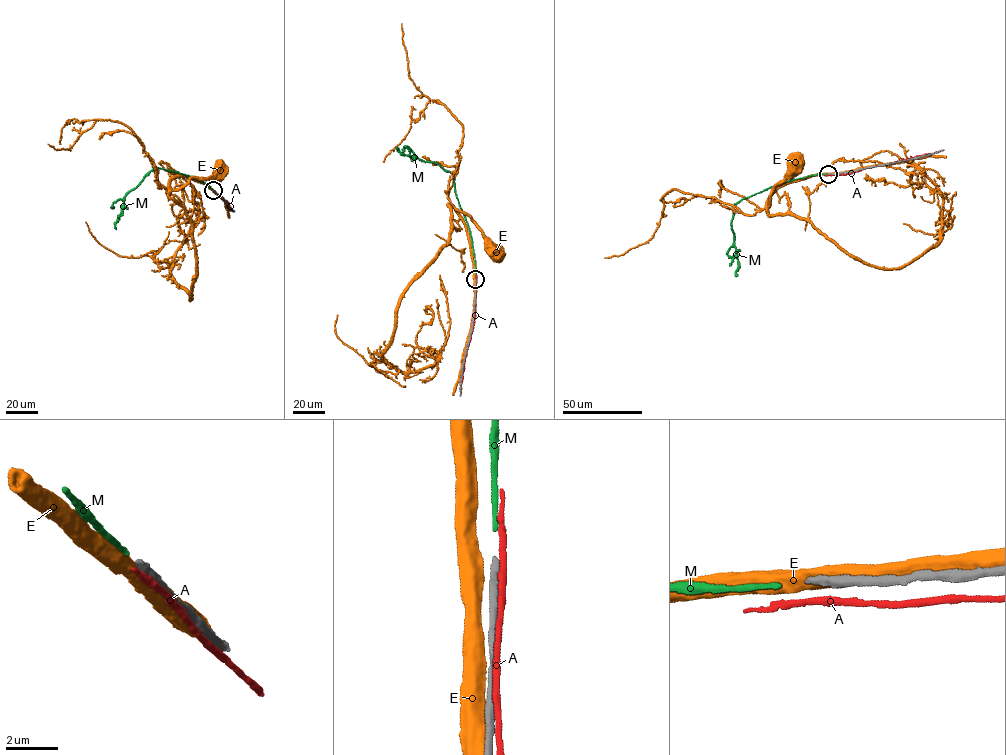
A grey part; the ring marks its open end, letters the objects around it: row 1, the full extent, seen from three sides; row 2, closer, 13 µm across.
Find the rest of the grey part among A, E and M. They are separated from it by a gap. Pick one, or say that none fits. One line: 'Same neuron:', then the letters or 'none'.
Same neuron: M

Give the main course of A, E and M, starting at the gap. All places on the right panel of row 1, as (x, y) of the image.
A: (828, 175), (845, 174), (943, 150)
E: (829, 173), (779, 186), (773, 191), (768, 206), (772, 192), (786, 179), (796, 163)
M: (827, 174), (790, 180), (735, 204), (731, 224), (738, 263), (737, 276)

